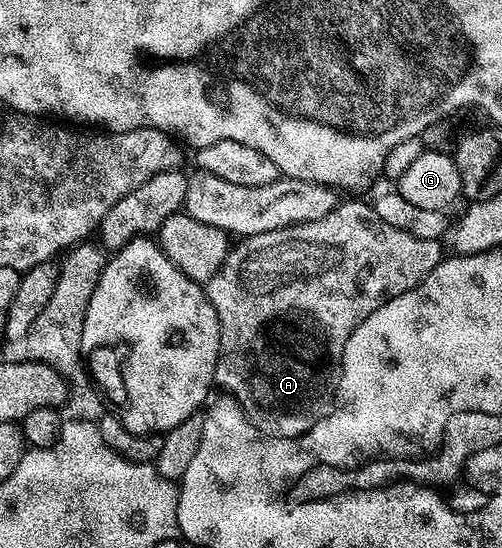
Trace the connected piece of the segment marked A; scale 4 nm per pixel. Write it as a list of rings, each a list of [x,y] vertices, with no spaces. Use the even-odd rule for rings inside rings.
[[[338,203],[326,217],[236,241],[223,266],[204,285],[219,318],[221,349],[213,375],[216,387],[236,400],[246,418],[265,436],[301,436],[312,432],[337,403],[343,350],[359,322],[383,302],[419,286],[443,258],[441,240],[415,238],[395,230],[375,214],[372,203]]]

